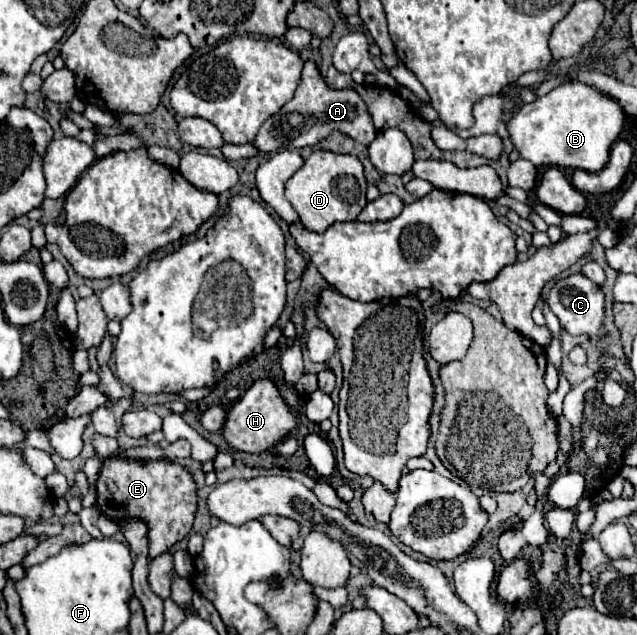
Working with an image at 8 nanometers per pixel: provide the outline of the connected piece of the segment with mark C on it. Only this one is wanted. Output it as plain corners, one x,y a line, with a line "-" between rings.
572,274
560,282
556,282
548,294
548,306
560,320
562,328
572,334
596,334
602,336
602,318
604,318
604,294
602,288
598,288
592,280
588,280
584,274

